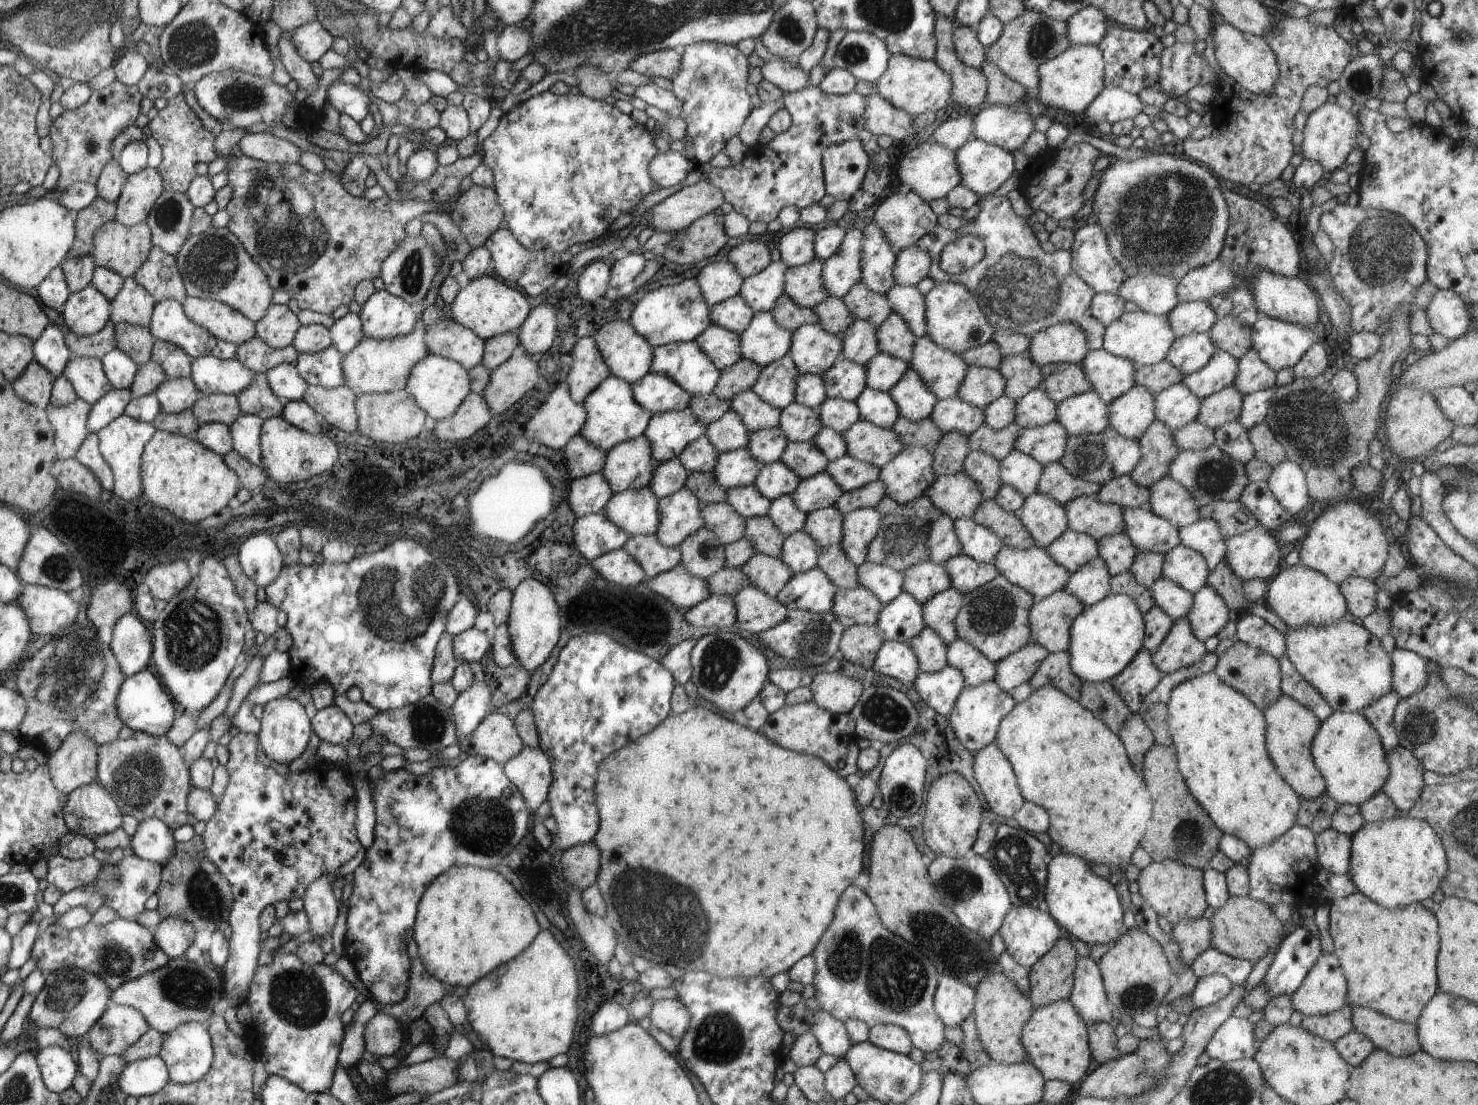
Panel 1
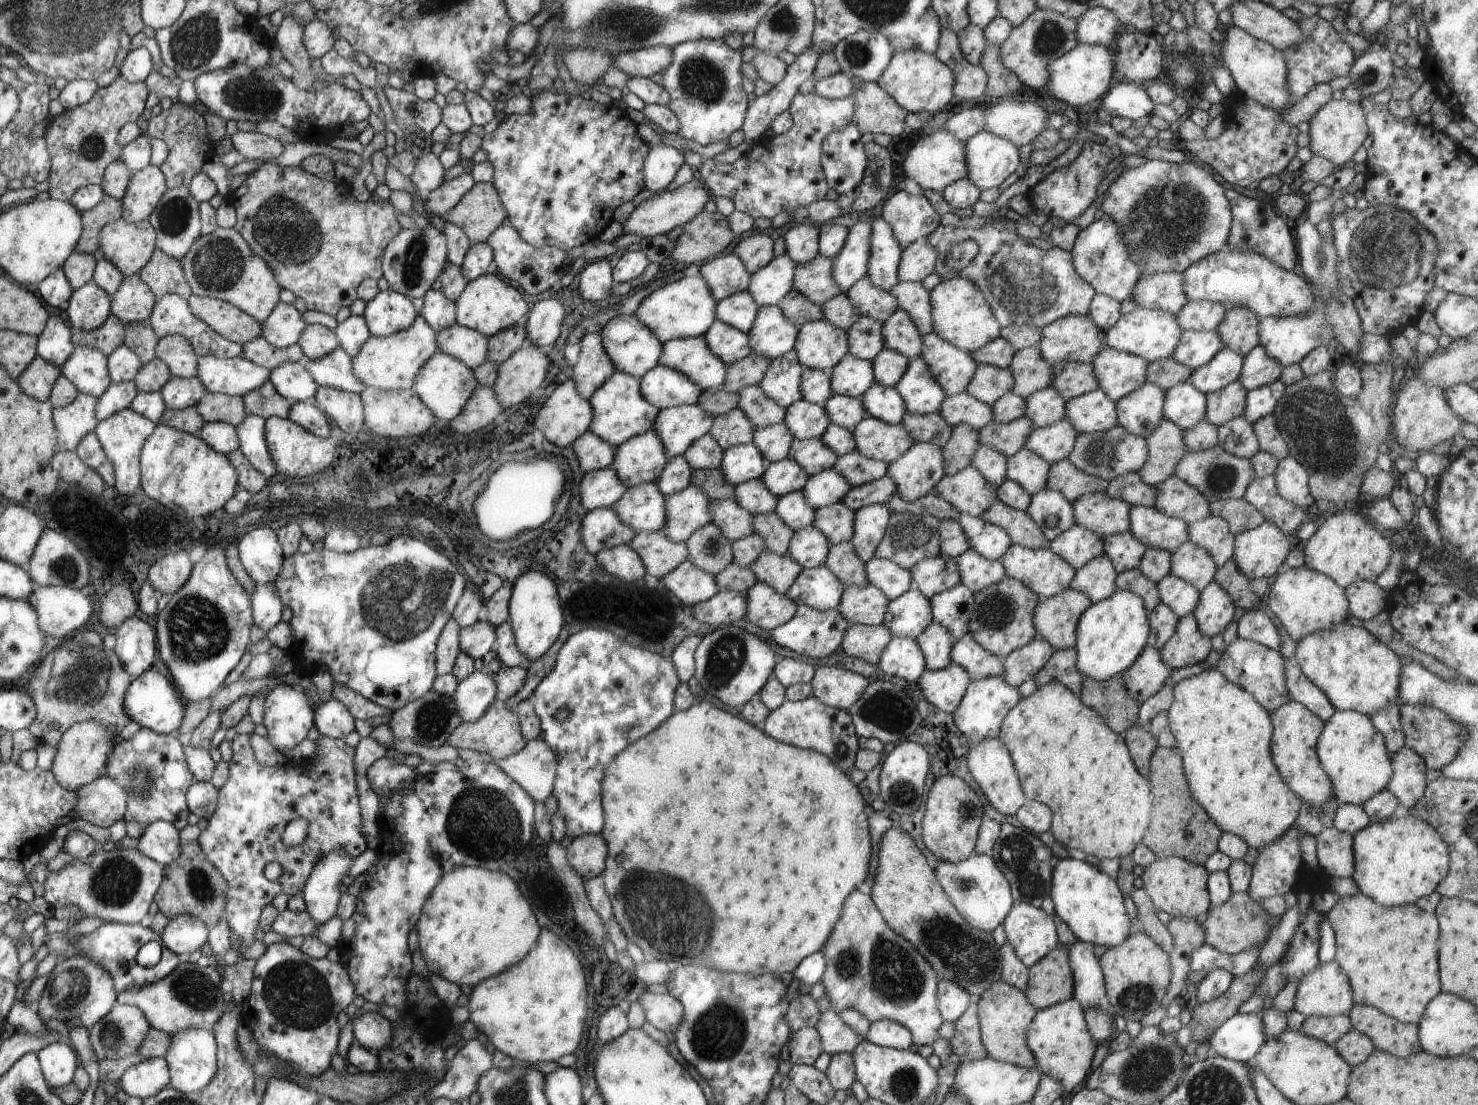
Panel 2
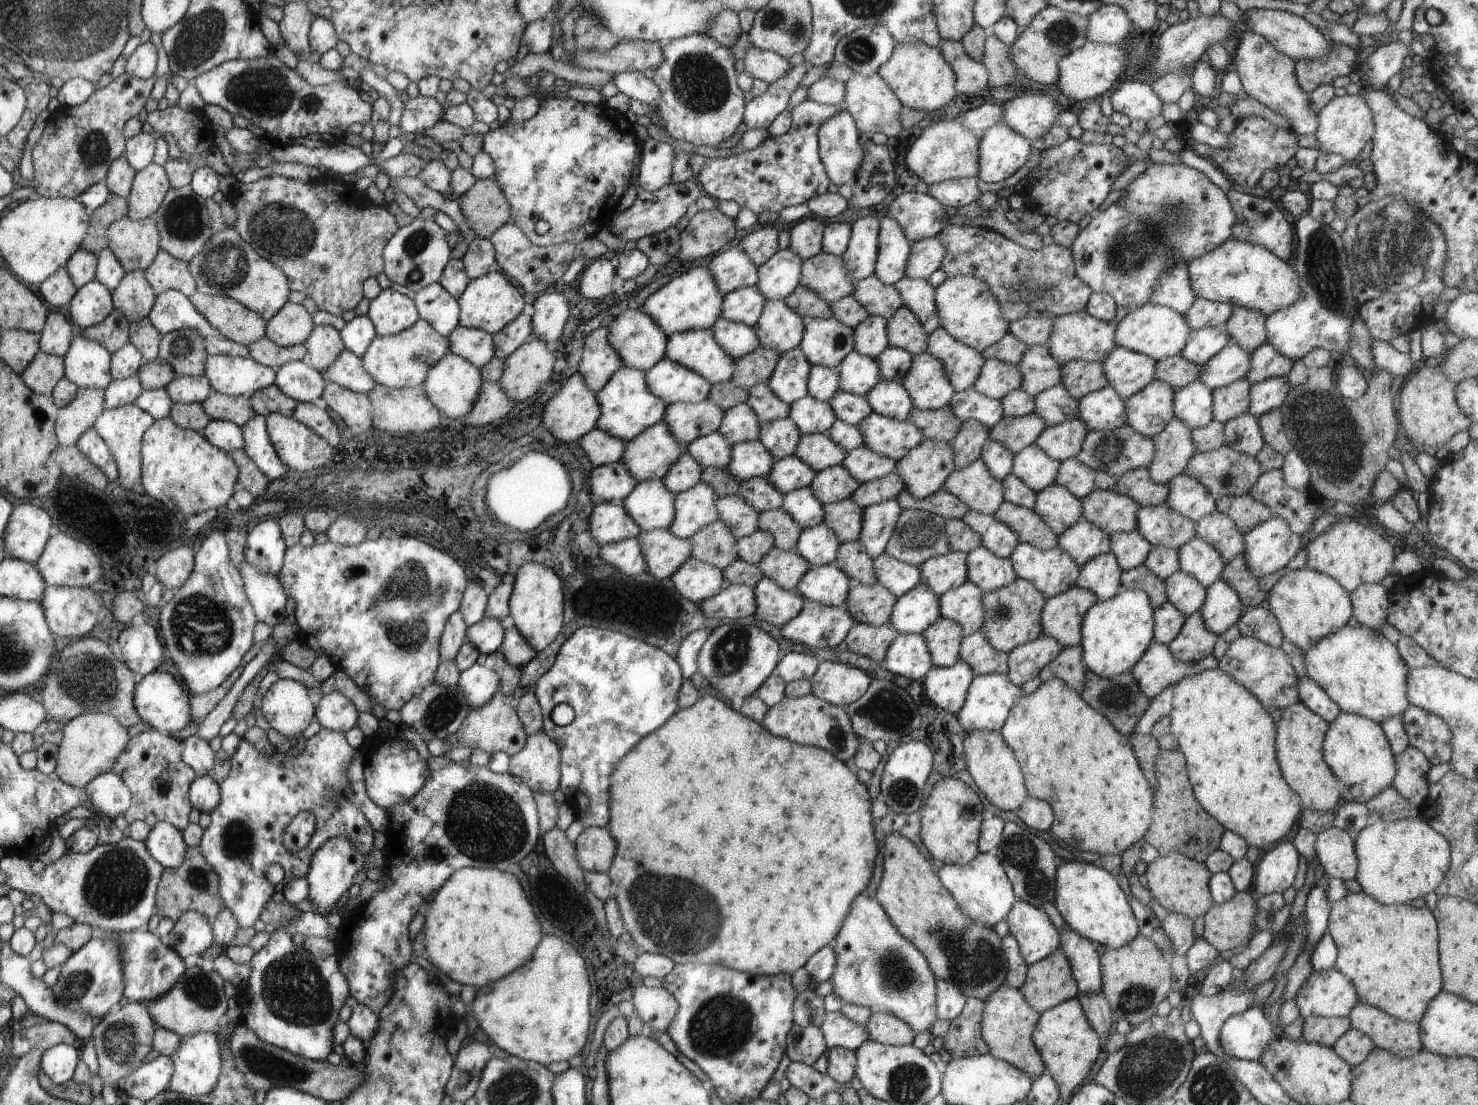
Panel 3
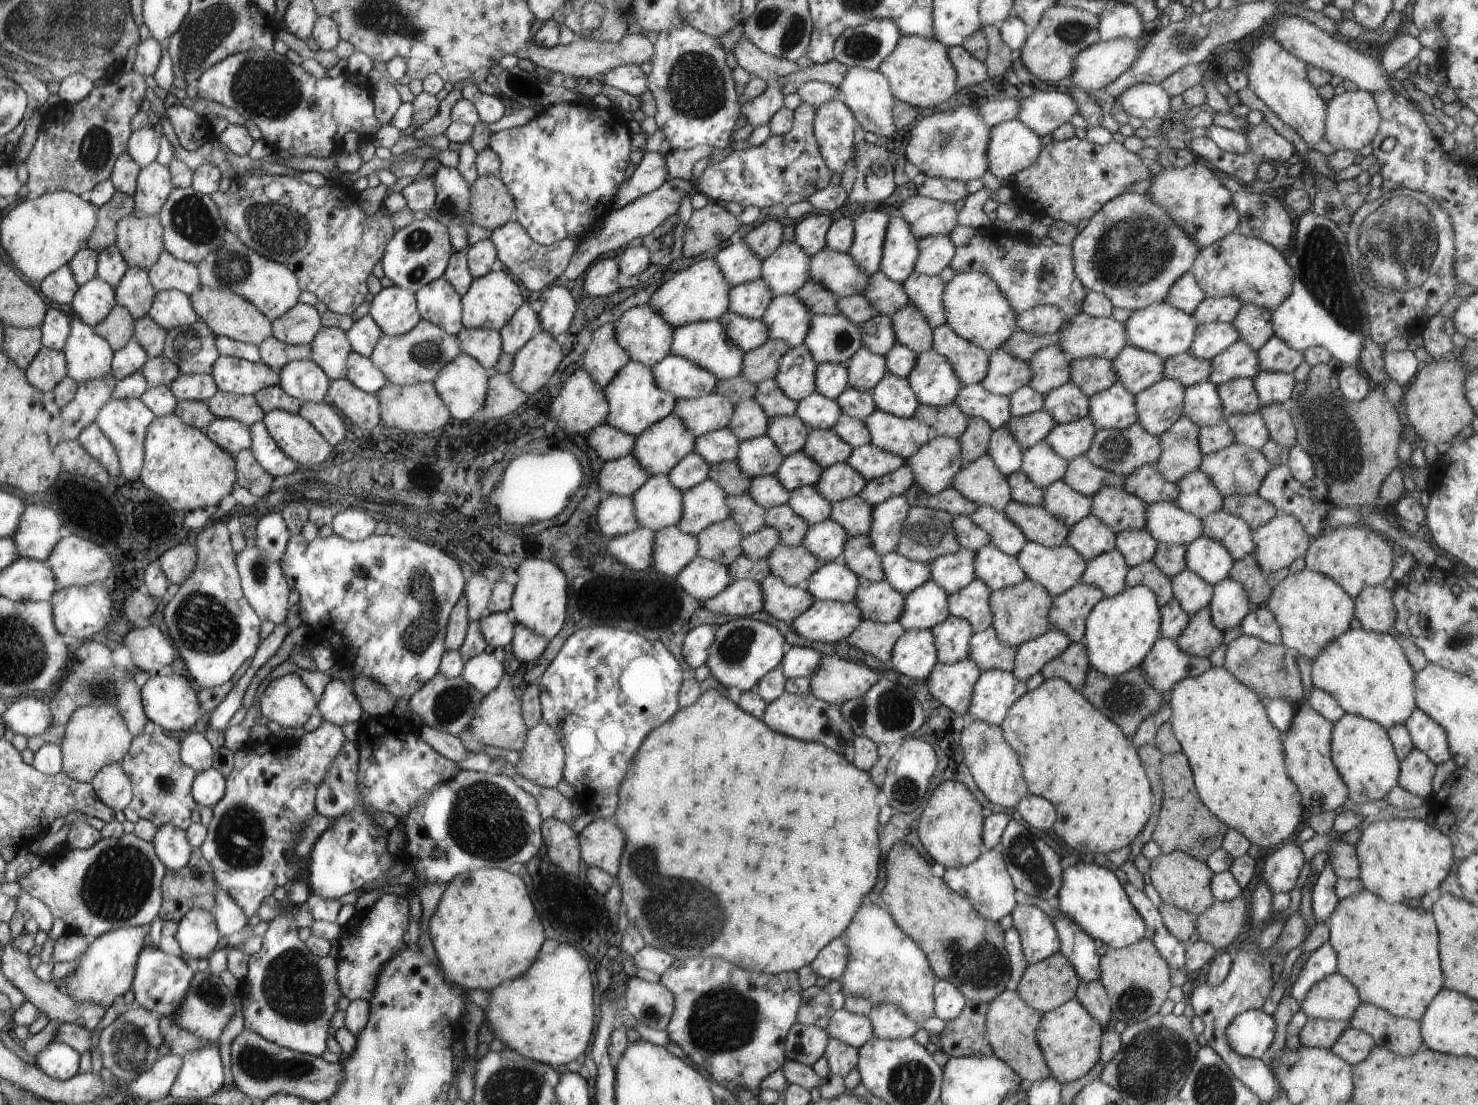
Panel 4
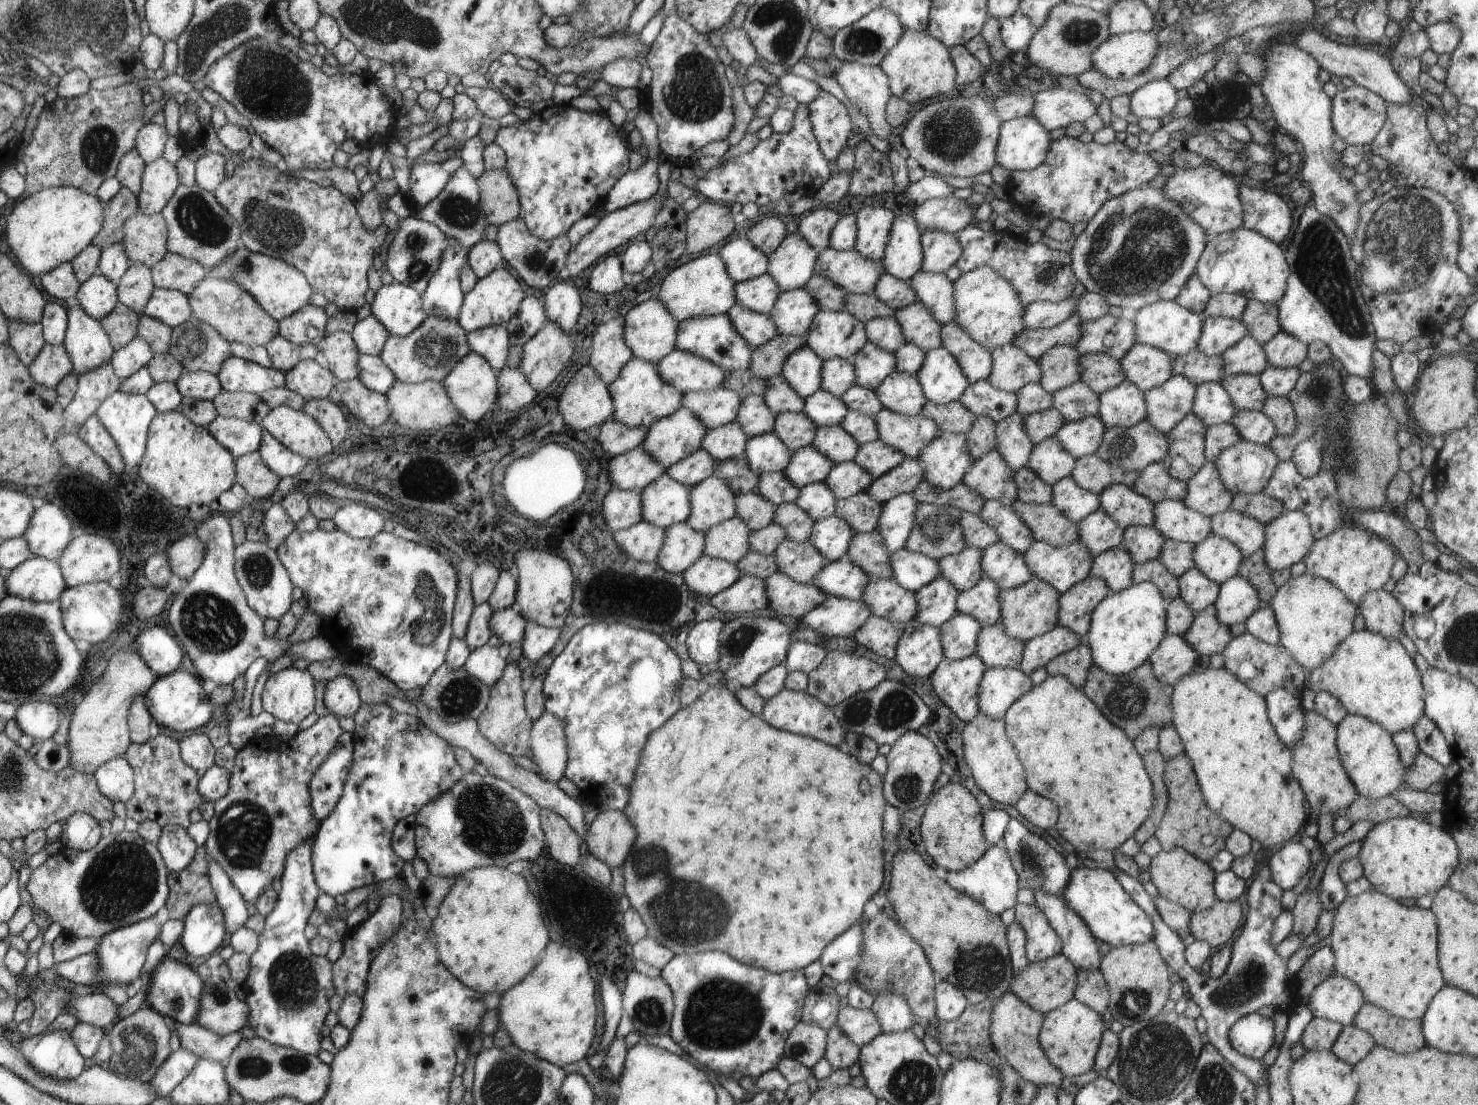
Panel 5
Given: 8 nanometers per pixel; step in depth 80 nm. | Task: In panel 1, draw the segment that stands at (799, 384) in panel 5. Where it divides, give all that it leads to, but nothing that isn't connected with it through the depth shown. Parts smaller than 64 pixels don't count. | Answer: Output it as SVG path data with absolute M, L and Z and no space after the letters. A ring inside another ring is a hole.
M786 354L762 367L751 389L764 402L782 410L794 400L796 379L799 376L794 361Z

